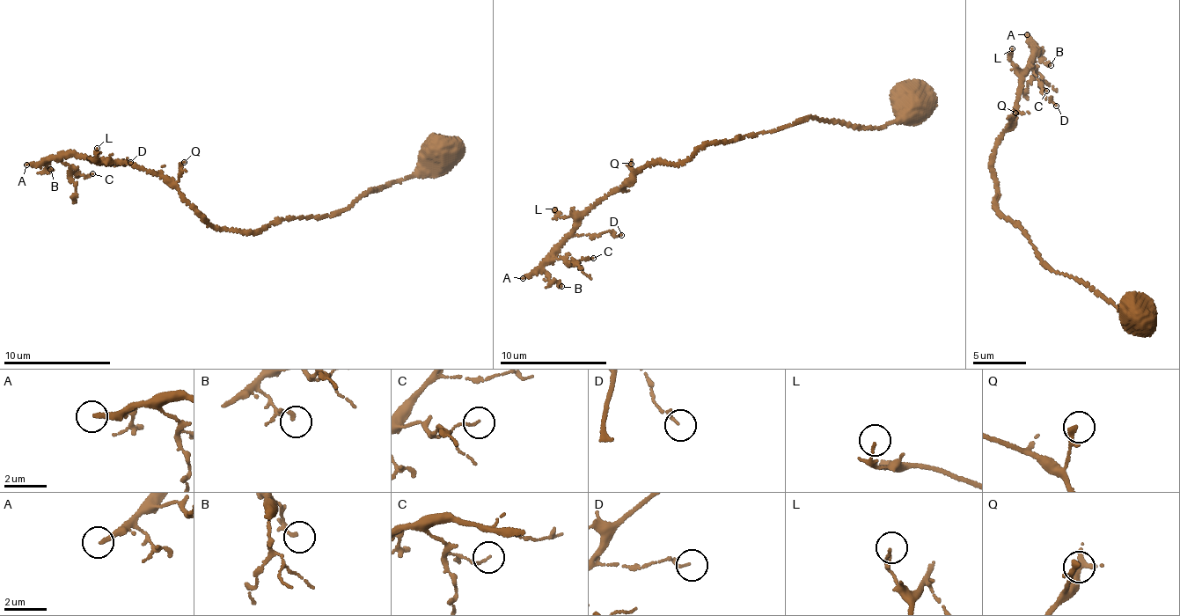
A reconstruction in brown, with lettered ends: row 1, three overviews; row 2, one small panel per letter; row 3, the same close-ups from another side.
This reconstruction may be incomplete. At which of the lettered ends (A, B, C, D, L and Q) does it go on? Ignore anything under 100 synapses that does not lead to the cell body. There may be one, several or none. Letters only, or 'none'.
A

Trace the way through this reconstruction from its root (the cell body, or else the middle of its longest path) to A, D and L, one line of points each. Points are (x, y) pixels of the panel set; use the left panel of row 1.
A: (443, 155), (329, 216), (243, 234), (217, 229), (140, 167), (71, 156), (26, 164)
D: (443, 155), (447, 163), (362, 192), (329, 216), (243, 234), (207, 222), (157, 173), (96, 158), (130, 162)
L: (443, 155), (447, 163), (362, 192), (329, 216), (243, 234), (207, 222), (157, 173), (98, 161), (97, 148)

